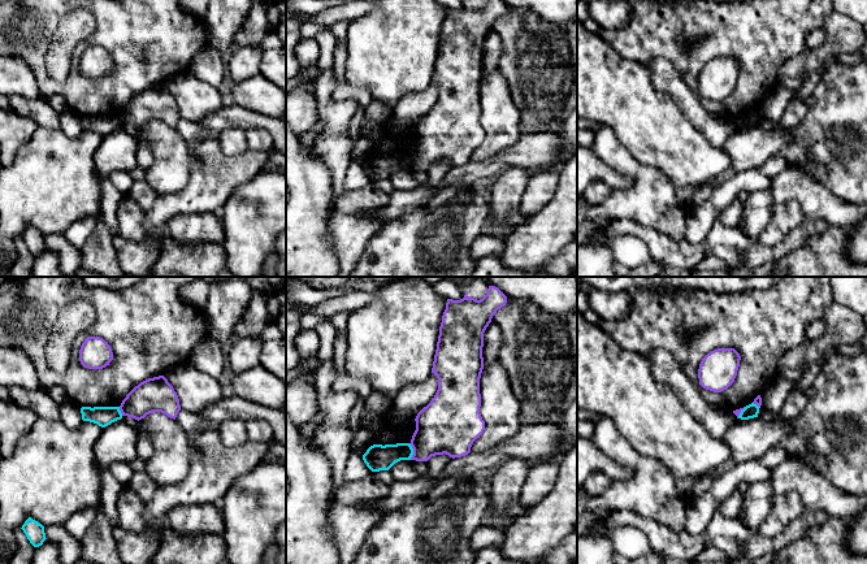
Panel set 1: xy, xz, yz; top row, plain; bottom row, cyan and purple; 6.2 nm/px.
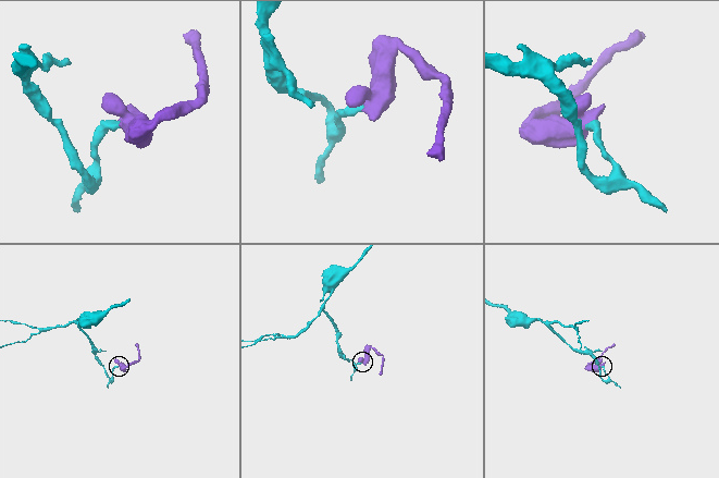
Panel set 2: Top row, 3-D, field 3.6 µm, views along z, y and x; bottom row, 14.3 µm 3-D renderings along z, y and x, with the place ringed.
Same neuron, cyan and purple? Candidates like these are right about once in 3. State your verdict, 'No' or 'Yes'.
No

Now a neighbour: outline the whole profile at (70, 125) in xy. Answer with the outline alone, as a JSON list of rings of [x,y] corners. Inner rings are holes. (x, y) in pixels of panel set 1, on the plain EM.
[[[71,110],[60,114],[60,130],[69,138],[78,136],[83,131],[81,116]]]

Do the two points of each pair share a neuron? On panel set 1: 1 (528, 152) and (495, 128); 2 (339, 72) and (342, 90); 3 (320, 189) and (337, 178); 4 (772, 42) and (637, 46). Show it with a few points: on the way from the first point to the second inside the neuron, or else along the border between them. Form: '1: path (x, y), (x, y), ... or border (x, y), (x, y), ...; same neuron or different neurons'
1: border (523, 131), (512, 144), (489, 159); different neurons
2: path (341, 76), (342, 86); same neuron
3: border (315, 156), (329, 170), (334, 200); different neurons
4: path (738, 30), (690, 30), (684, 24), (671, 29); same neuron

